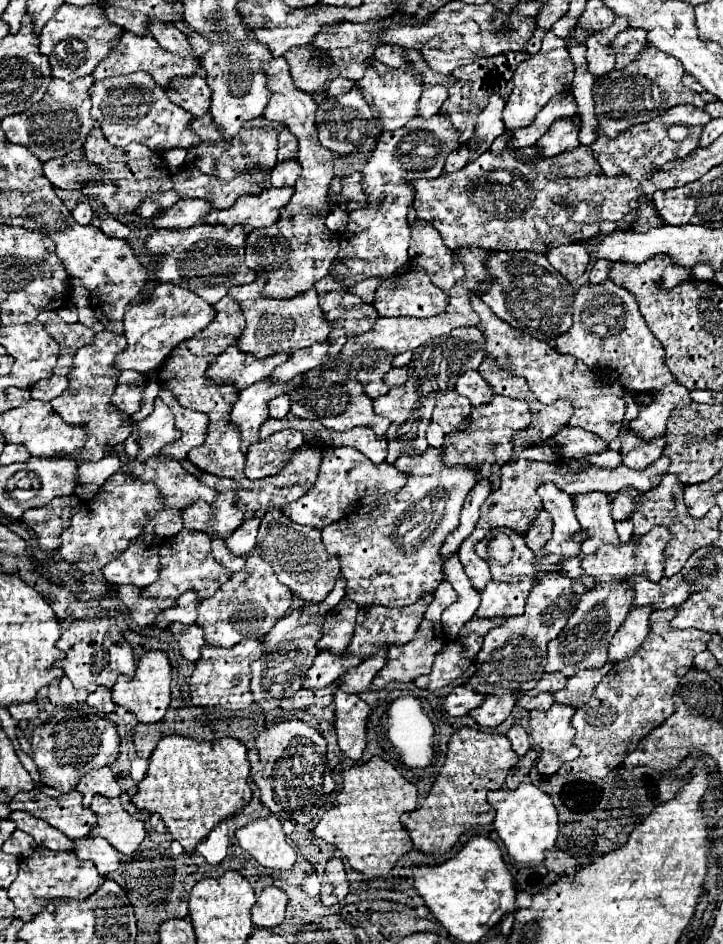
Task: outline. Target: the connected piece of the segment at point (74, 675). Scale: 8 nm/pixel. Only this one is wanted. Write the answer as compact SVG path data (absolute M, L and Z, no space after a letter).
M100 616L100 618L74 618L74 620L60 620L62 636L56 646L66 652L64 658L64 674L72 680L76 688L86 688L94 692L98 686L112 688L118 674L134 674L136 656L132 644L124 638L118 630L118 620L114 616Z

